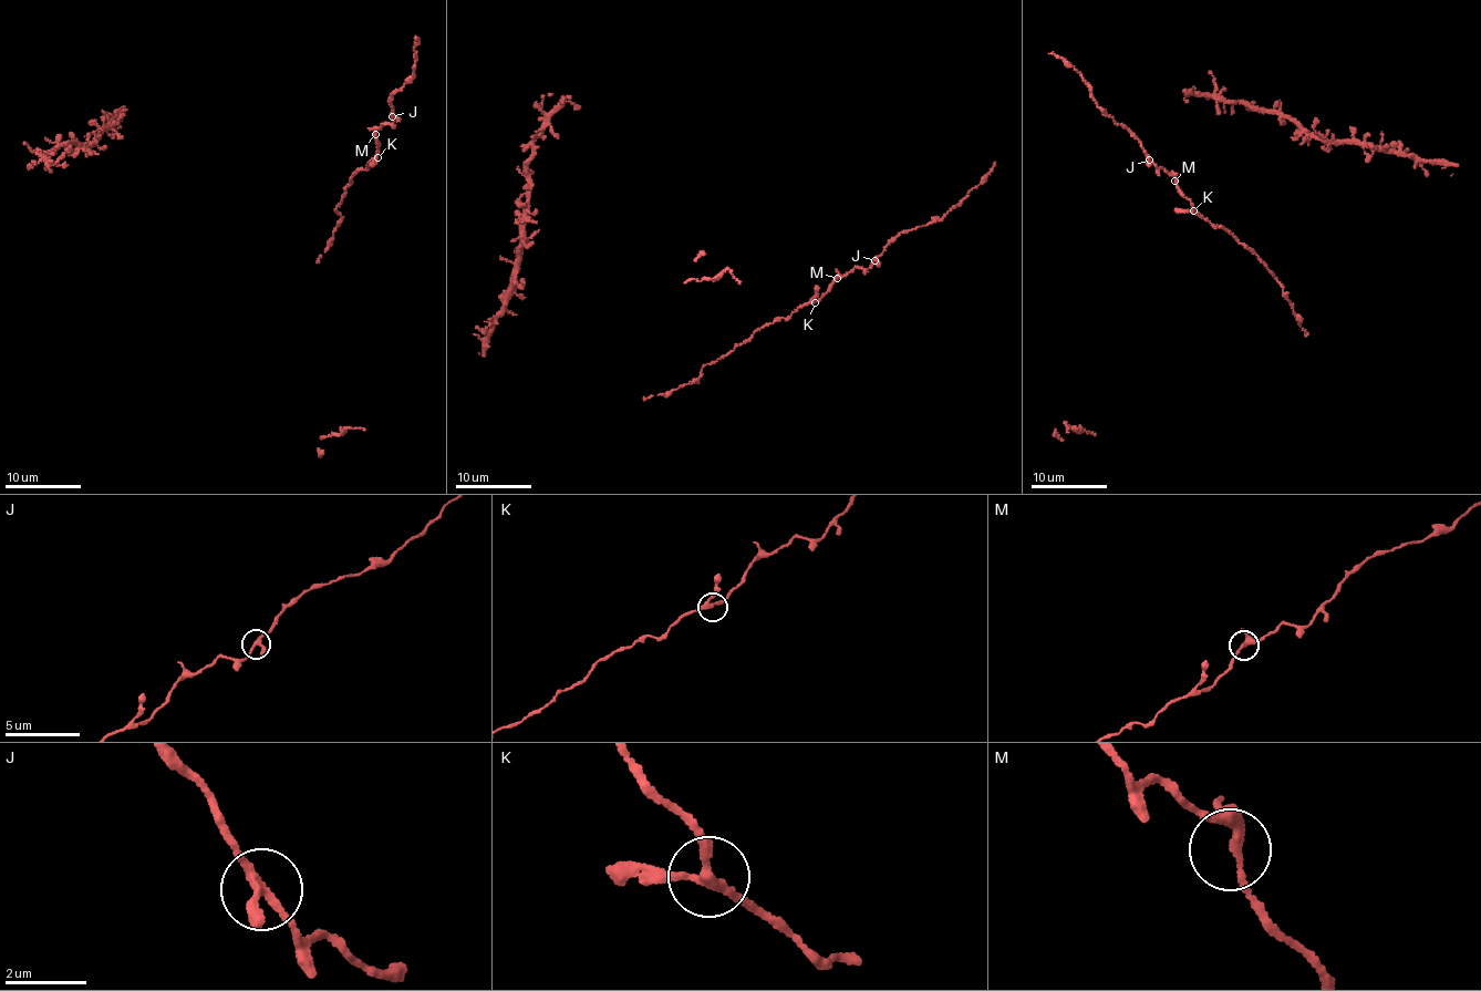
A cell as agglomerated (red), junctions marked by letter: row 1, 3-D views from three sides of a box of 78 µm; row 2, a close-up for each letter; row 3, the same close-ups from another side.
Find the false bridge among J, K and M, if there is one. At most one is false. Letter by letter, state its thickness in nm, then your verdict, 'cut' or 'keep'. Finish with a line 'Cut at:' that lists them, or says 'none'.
J: 200 nm | keep
K: 200 nm | keep
M: 240 nm | keep
Cut at: none

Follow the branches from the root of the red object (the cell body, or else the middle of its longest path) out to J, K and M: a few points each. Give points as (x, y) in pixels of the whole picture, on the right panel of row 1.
J: (1301, 327), (1301, 317), (1264, 261), (1194, 212), (1176, 176), (1158, 171), (1150, 158)
K: (1301, 327), (1301, 317), (1293, 310), (1293, 303), (1264, 261), (1234, 237), (1193, 210)
M: (1301, 327), (1301, 317), (1293, 310), (1293, 303), (1264, 261), (1194, 212), (1174, 181)

